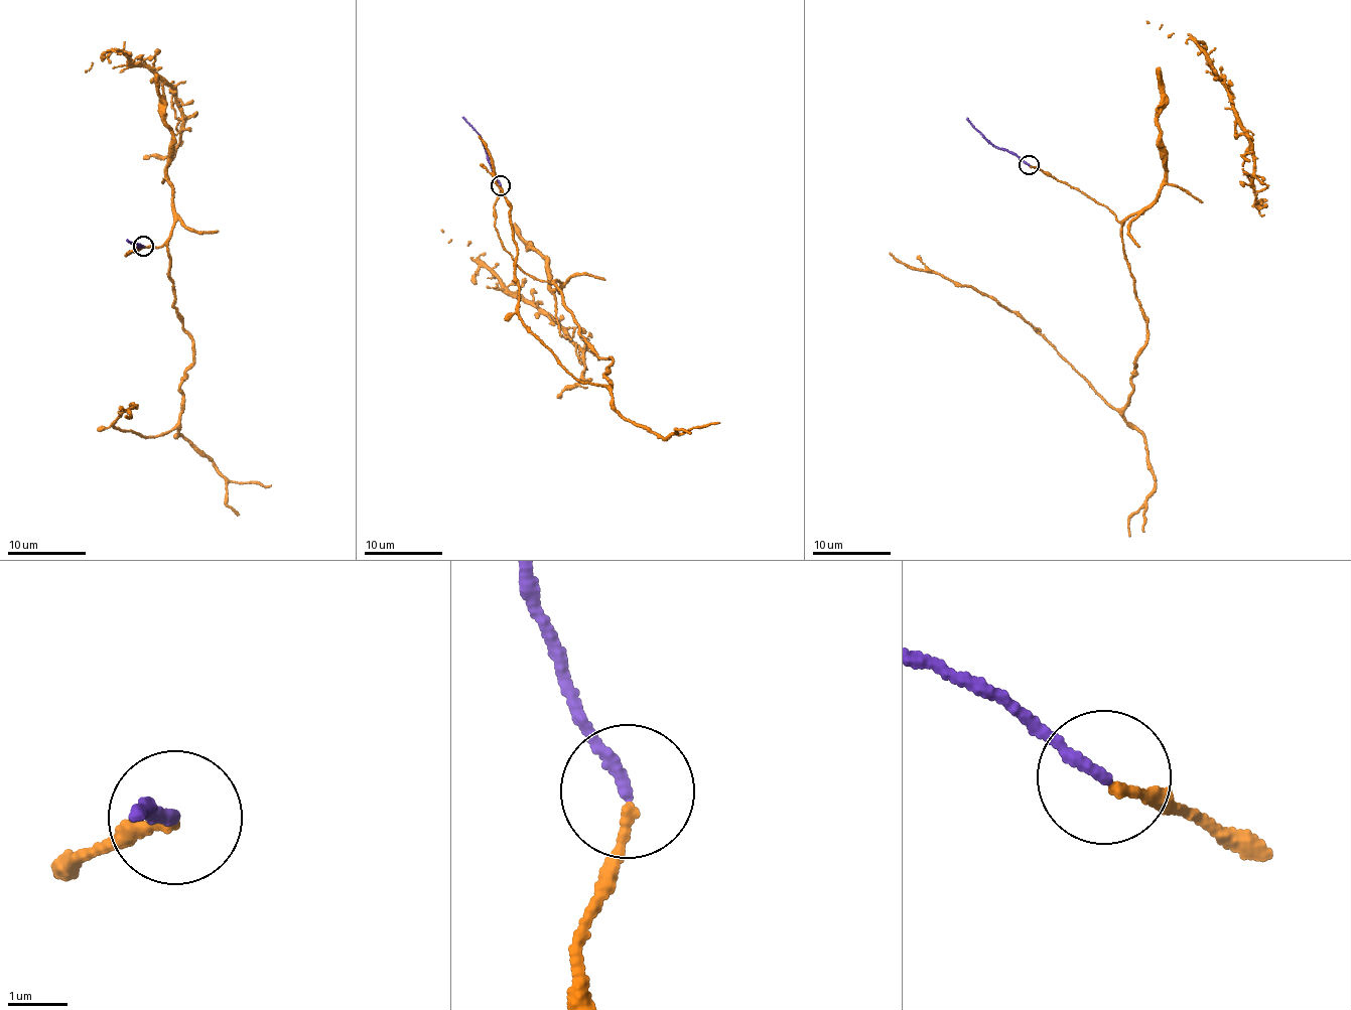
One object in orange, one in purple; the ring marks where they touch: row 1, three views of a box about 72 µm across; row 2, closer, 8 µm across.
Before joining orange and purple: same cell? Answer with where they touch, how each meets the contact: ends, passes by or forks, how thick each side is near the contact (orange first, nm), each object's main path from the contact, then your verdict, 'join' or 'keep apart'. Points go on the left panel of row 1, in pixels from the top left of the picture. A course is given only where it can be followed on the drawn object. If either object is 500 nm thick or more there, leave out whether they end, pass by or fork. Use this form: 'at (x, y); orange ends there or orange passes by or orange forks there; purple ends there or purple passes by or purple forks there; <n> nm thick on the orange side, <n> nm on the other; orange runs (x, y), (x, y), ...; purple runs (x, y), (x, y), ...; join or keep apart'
at (143, 246); orange ends there; purple ends there; 160 nm thick on the orange side, 200 nm on the other; orange runs (143, 247), (127, 254), (164, 245), (193, 365), (173, 429), (150, 437), (114, 427), (125, 415); purple runs (143, 245), (140, 247), (127, 242); join

